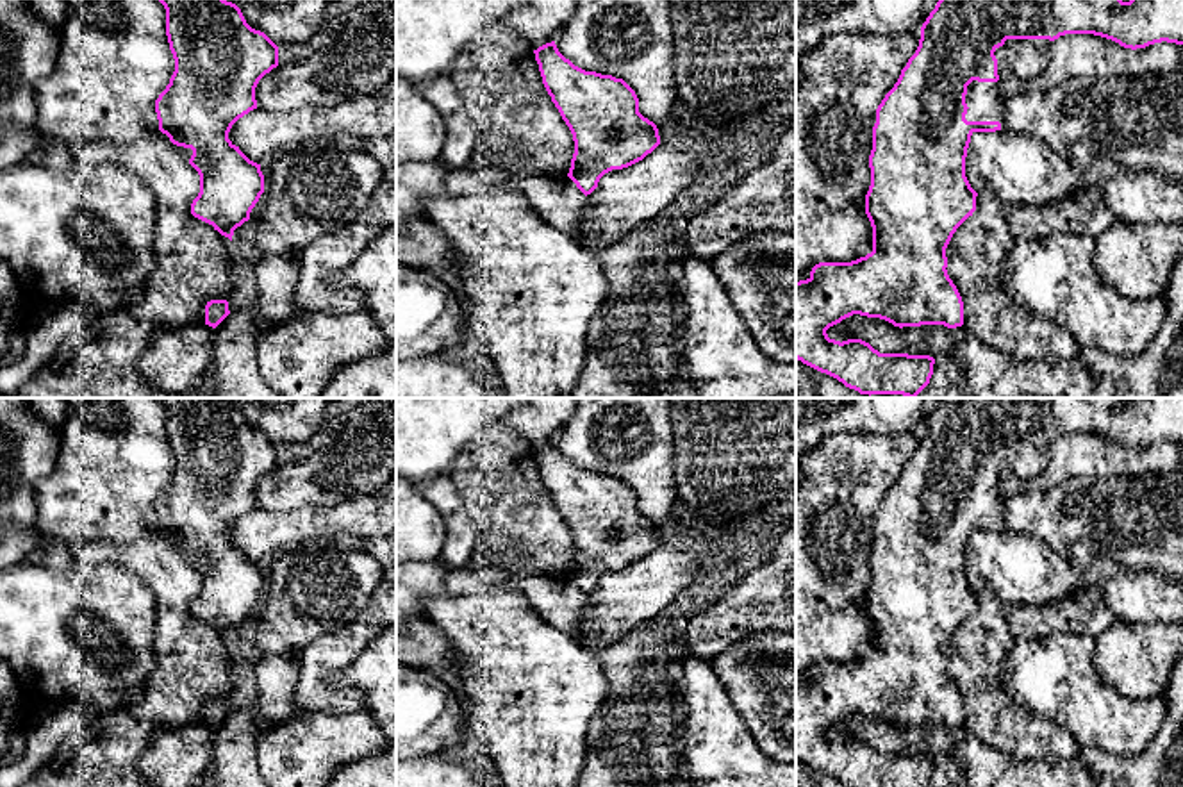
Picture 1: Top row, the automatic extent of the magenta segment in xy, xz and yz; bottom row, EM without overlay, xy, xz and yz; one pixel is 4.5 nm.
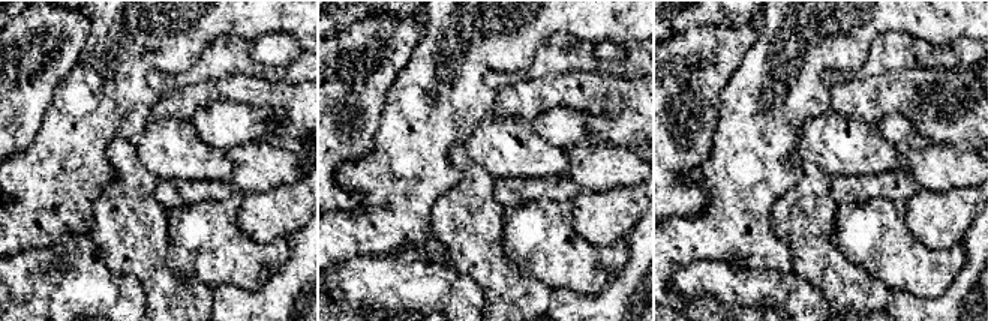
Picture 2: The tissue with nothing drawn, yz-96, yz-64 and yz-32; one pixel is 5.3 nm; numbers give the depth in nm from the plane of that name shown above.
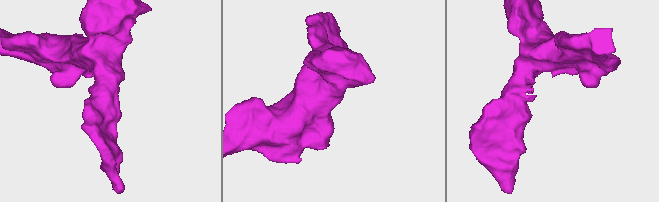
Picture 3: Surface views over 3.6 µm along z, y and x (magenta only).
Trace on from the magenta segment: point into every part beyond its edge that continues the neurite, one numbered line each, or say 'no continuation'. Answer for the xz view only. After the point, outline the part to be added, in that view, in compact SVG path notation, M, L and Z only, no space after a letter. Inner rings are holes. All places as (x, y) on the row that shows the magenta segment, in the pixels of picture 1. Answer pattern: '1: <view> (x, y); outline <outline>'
no continuation

